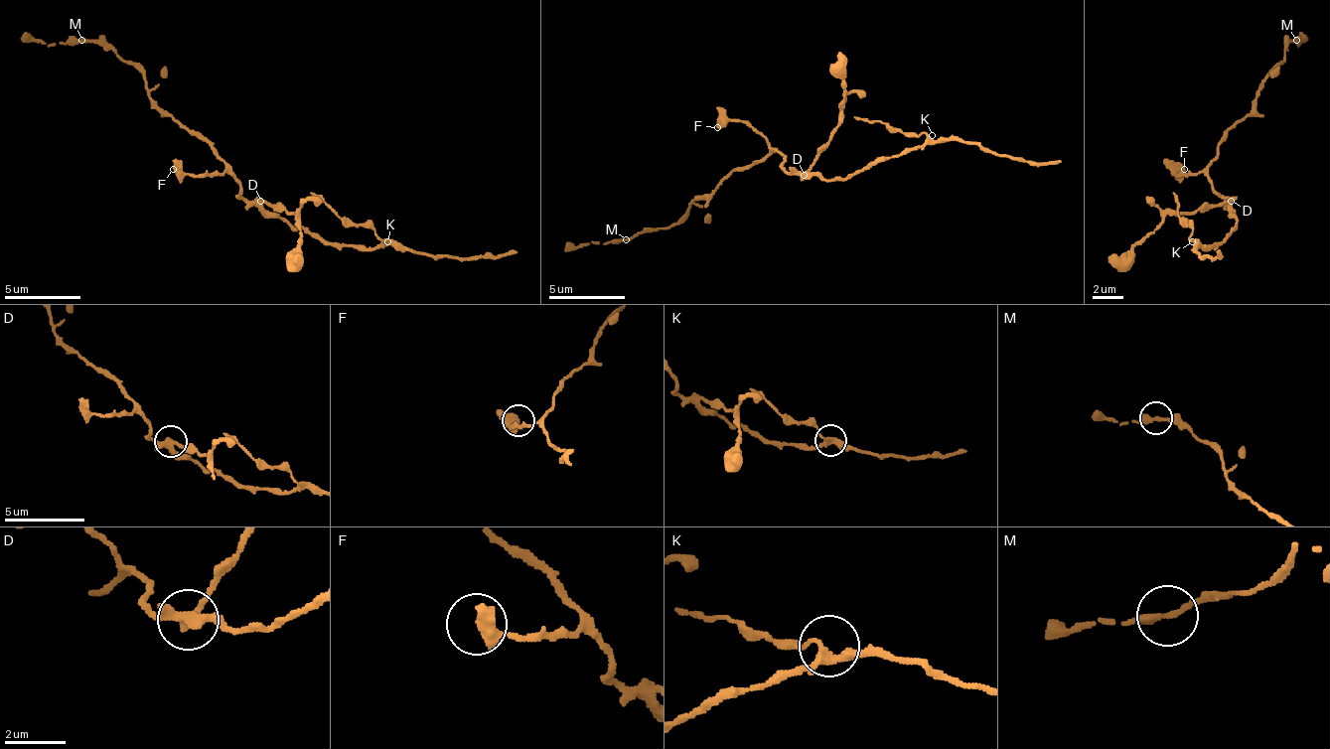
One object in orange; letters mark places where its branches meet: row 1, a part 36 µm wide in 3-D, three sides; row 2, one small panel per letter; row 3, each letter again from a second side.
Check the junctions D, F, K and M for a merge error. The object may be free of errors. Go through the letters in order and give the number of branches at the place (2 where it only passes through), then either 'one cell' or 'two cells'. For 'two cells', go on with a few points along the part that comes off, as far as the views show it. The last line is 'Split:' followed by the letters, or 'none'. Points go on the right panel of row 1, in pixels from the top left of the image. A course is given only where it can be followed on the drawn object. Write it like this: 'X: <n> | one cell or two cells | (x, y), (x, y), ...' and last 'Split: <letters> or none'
D: 3 | two cells | (1230, 200), (1180, 215), (1168, 215), (1122, 257), (1108, 260)
F: 2 | one cell
K: 3 | one cell
M: 2 | one cell
Split: D

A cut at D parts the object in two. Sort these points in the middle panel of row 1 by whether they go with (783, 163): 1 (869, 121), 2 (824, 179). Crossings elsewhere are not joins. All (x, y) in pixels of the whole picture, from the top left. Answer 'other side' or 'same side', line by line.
1: same side
2: same side

